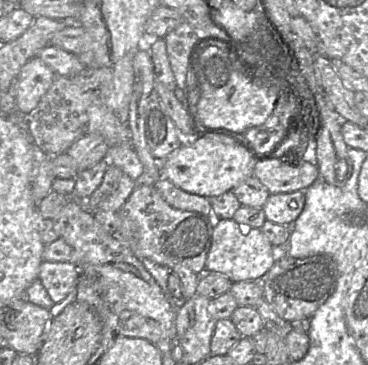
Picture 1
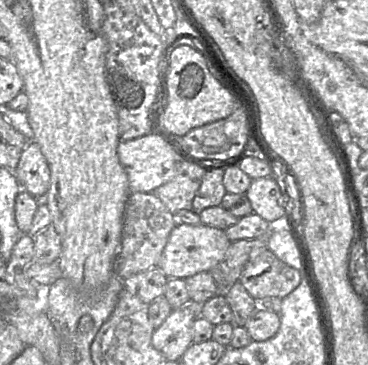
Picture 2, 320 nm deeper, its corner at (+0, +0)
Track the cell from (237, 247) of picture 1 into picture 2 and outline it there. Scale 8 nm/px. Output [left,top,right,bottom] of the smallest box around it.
[157,222,230,279]

